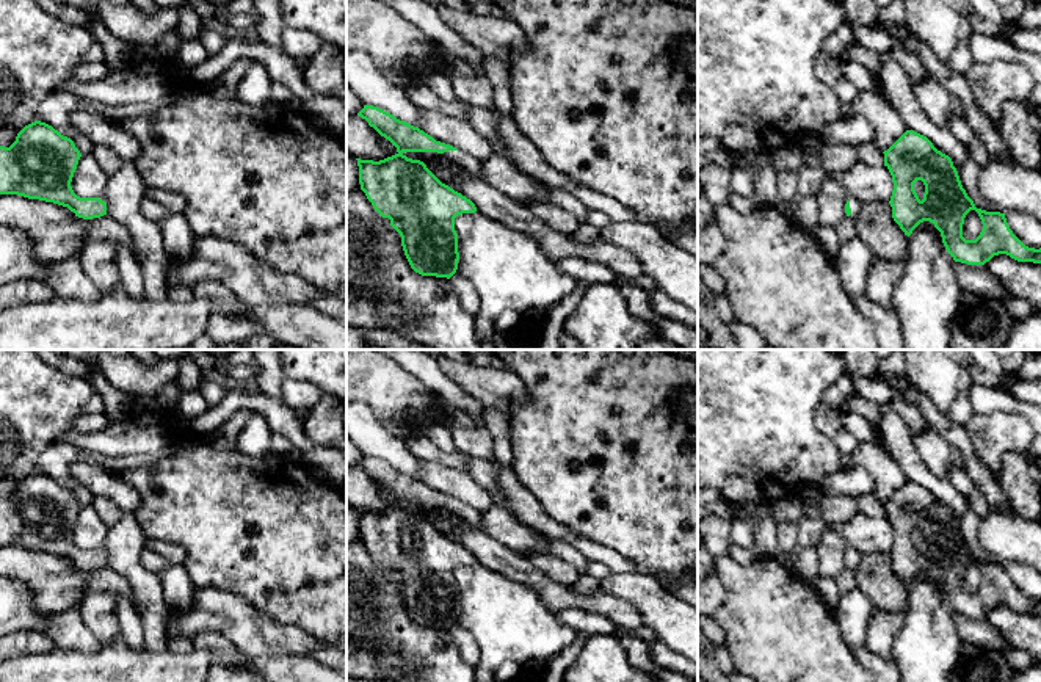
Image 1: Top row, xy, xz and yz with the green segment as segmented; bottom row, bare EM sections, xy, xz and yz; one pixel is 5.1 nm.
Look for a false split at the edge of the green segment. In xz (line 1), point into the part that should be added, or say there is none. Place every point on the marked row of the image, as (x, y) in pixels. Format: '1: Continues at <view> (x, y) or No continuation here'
1: Continues at xz (474, 166)

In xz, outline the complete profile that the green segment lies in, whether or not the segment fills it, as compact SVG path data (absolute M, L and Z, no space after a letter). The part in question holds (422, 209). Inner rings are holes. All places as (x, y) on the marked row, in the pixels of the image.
M364 105L357 116L397 147L395 155L379 161L356 158L361 190L400 234L411 268L422 276L450 279L459 260L455 218L475 213L477 207L442 183L422 160L444 154L480 179L481 161L378 107Z

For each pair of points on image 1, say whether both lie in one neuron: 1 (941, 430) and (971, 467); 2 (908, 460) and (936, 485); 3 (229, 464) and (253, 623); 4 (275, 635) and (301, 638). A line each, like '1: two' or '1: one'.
1: one
2: one
3: two
4: one

